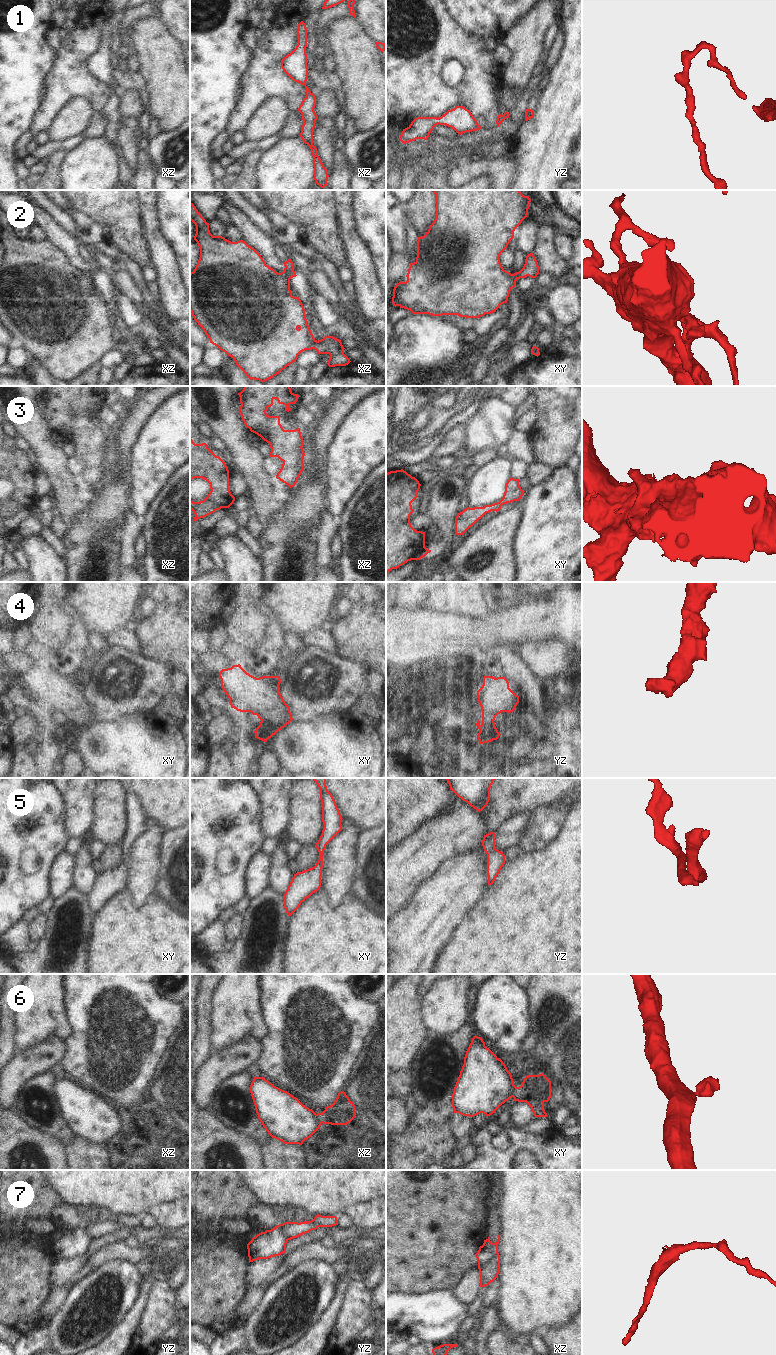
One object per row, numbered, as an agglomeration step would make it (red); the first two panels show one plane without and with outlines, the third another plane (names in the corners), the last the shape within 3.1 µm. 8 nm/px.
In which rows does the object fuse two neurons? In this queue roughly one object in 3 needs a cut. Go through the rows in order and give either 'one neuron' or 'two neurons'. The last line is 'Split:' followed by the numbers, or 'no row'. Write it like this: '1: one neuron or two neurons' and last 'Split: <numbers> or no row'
1: one neuron
2: one neuron
3: one neuron
4: one neuron
5: one neuron
6: two neurons
7: two neurons
Split: 6, 7

